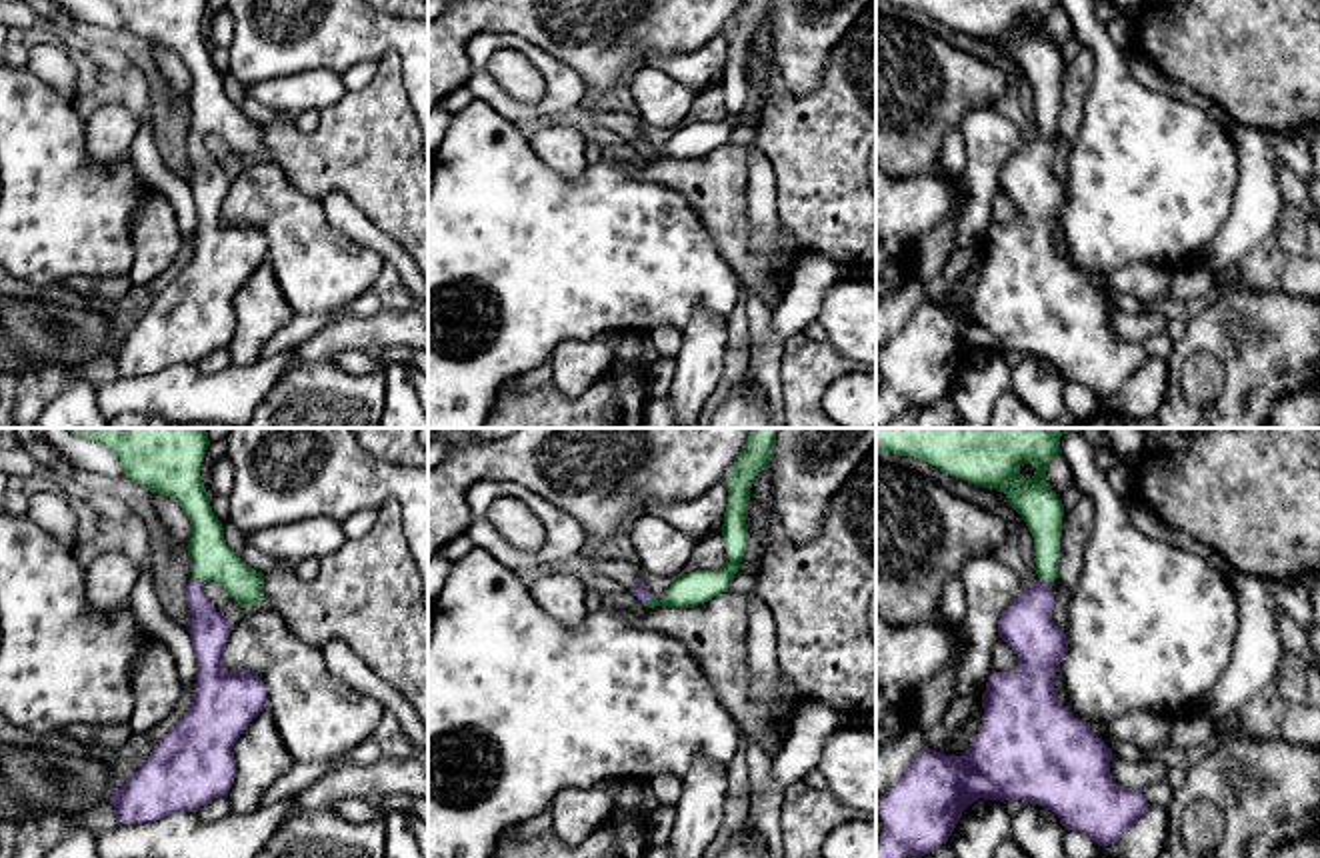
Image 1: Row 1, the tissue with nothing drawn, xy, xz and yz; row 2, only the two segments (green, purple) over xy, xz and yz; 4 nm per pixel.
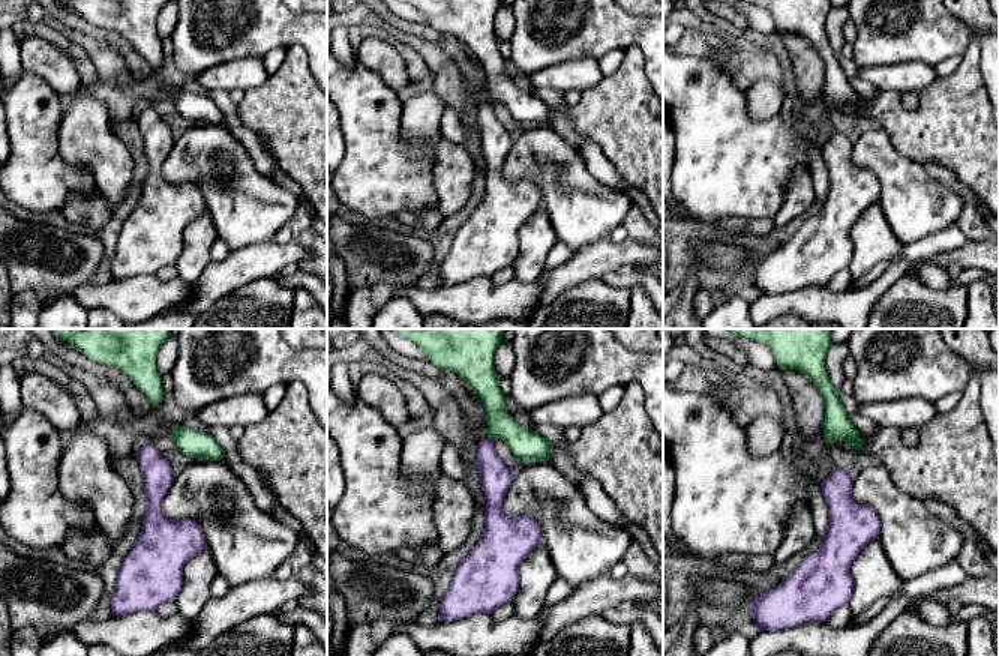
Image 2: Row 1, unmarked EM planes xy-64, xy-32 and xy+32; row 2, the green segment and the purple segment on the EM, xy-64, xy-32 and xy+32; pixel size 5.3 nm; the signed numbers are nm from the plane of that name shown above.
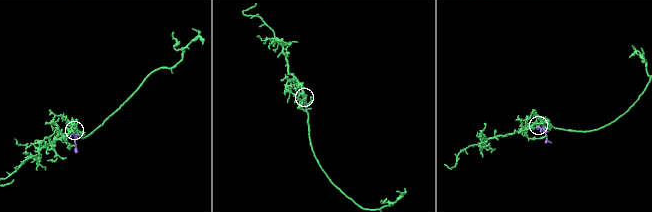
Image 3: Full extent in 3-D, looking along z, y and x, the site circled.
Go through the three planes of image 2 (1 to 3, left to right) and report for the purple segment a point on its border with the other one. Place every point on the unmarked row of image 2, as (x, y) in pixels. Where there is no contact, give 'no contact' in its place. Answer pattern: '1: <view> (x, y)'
1: no contact
2: xy-32 (491, 102)
3: no contact

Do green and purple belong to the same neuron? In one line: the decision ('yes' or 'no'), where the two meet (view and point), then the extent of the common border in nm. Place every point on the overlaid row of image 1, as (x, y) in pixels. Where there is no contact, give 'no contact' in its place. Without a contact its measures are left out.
yes; meets green in xy at (198, 578); contact 60 nm long

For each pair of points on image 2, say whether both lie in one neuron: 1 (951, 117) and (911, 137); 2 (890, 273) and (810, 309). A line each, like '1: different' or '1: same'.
1: same
2: same

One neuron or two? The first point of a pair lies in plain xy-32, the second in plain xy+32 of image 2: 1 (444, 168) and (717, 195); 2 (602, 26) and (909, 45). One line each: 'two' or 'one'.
1: two
2: one

